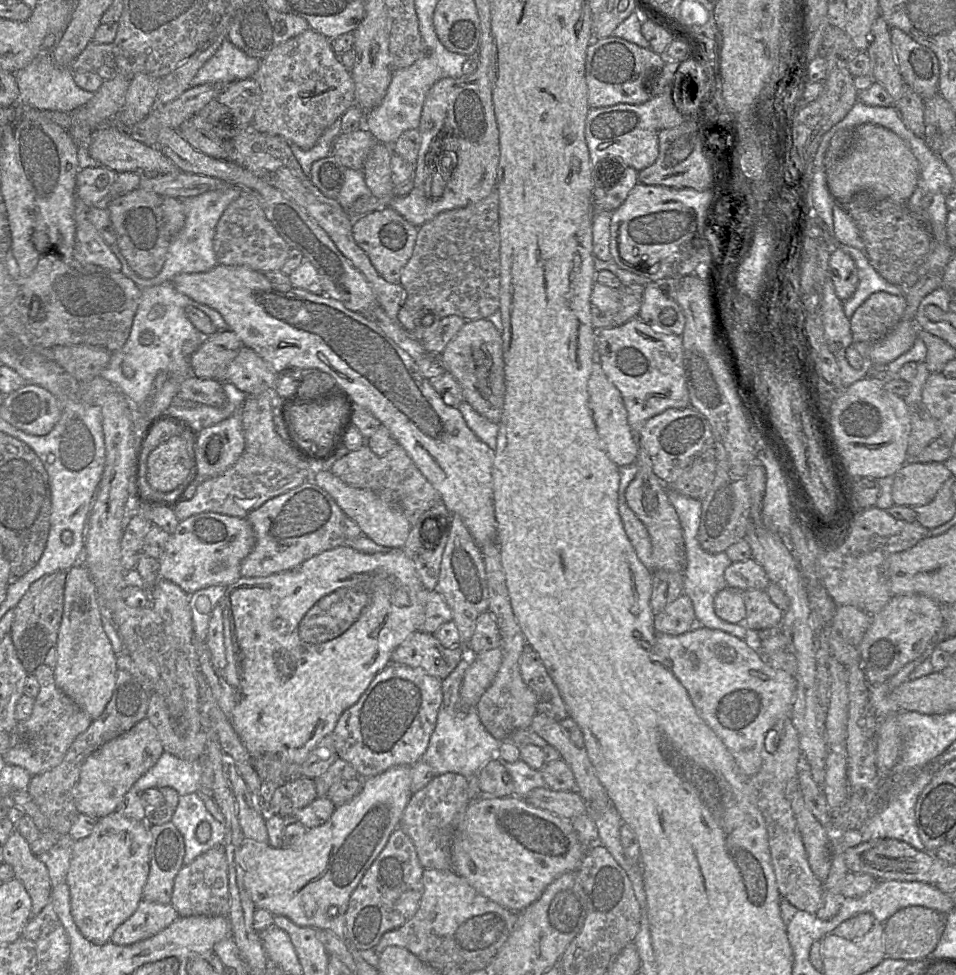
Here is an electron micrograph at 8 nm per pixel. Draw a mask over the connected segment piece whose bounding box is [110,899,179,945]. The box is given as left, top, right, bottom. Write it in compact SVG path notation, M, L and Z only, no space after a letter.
M142 899L135 912L113 932L110 942L116 945L131 945L150 938L179 917L175 908Z

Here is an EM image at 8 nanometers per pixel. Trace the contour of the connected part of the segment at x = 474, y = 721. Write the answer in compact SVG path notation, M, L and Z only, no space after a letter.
M472 655L466 656L448 677L442 680L443 701L437 715L435 729L422 756L422 760L430 765L437 775L448 772L457 773L474 782L480 768L491 759L498 759L500 741L496 740L483 726L476 708L462 710L460 704L460 686L465 671L470 666Z

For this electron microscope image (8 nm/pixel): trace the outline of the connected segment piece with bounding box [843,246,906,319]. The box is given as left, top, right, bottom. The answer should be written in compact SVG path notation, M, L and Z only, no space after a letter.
M849 246L848 255L853 259L857 268L858 286L854 294L843 301L843 310L848 319L852 317L857 308L873 293L887 292L895 296L905 296L906 288L893 285L883 279L870 264L864 251Z

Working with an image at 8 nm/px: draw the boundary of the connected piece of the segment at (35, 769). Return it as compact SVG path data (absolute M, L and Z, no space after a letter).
M42 664L34 671L39 683L39 693L34 699L30 717L16 723L9 734L10 746L2 756L6 764L20 766L32 776L58 766L75 738L87 730L92 719L56 685L53 669Z

